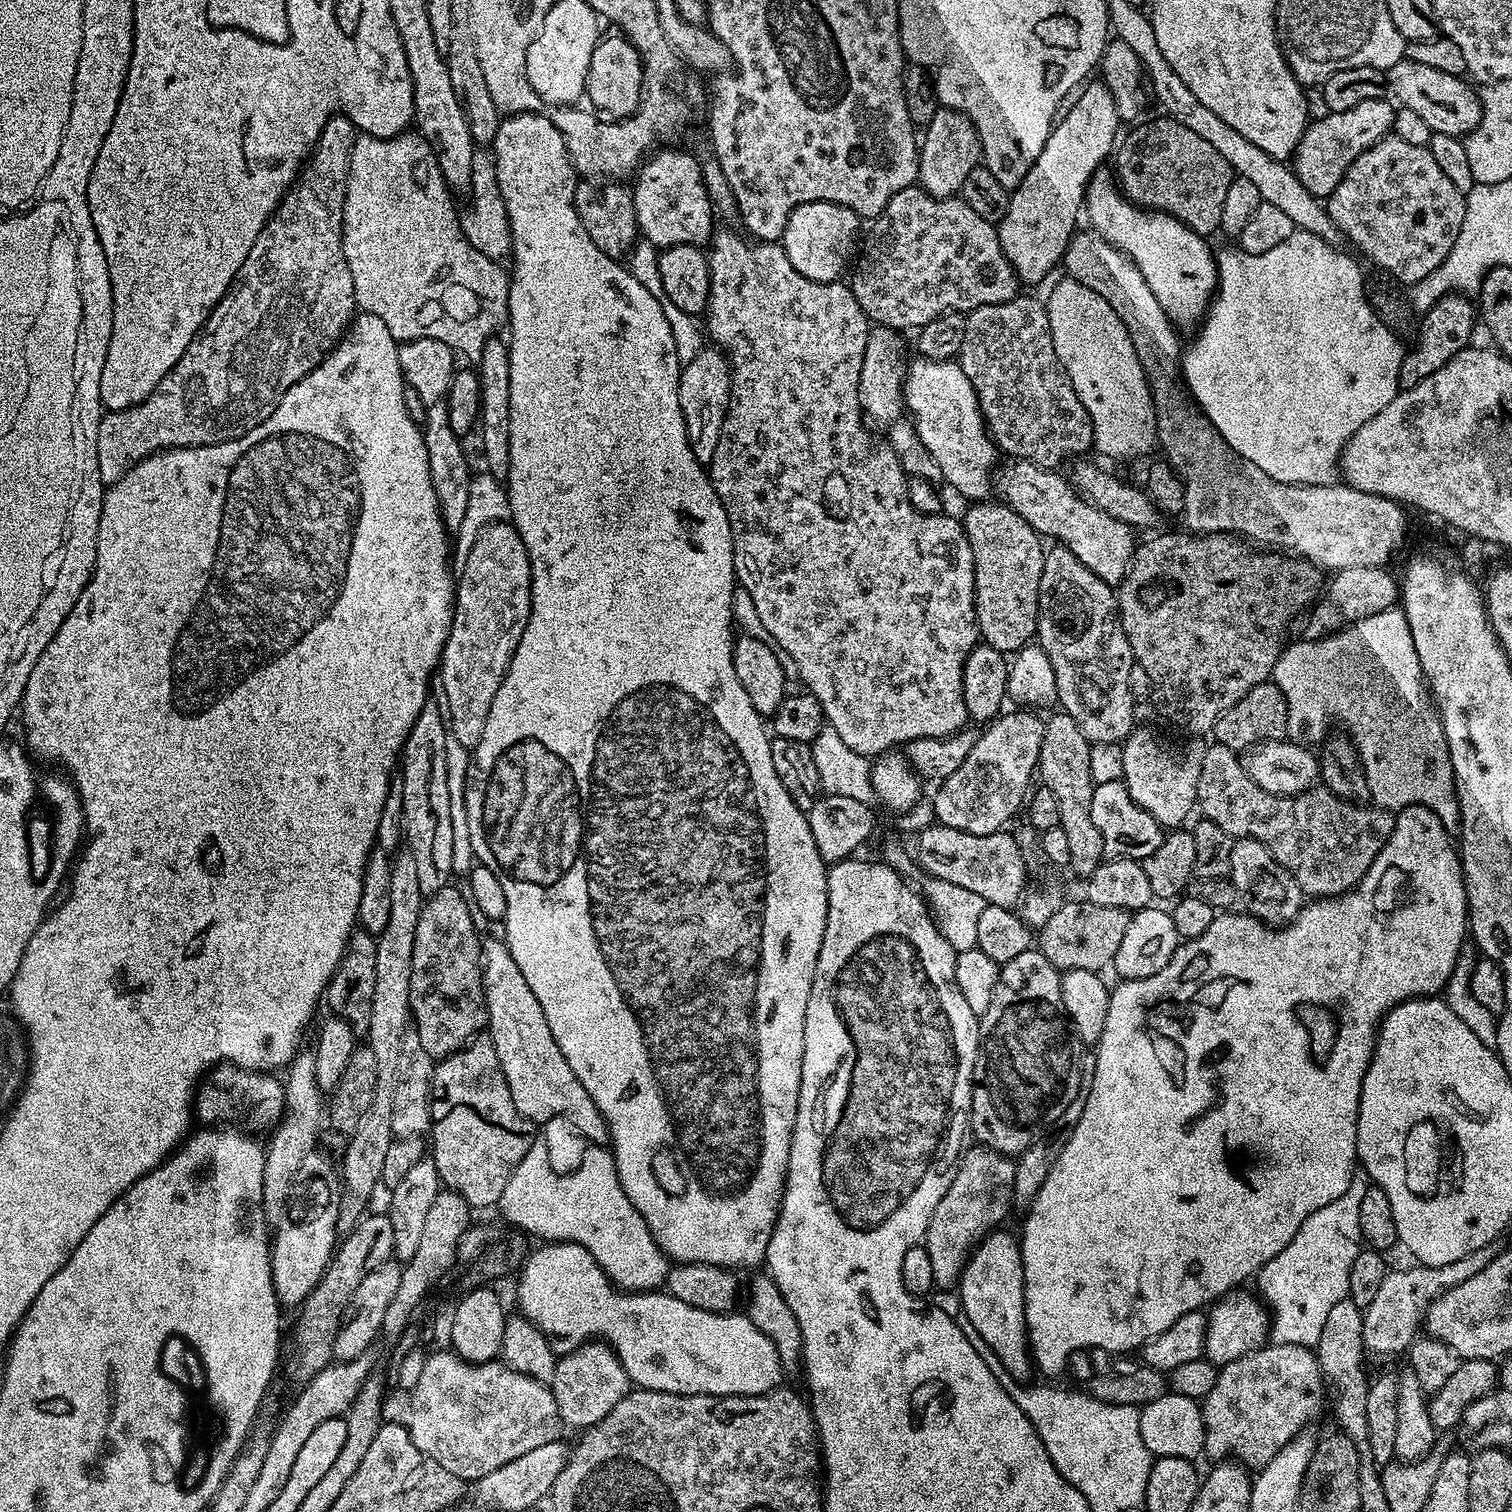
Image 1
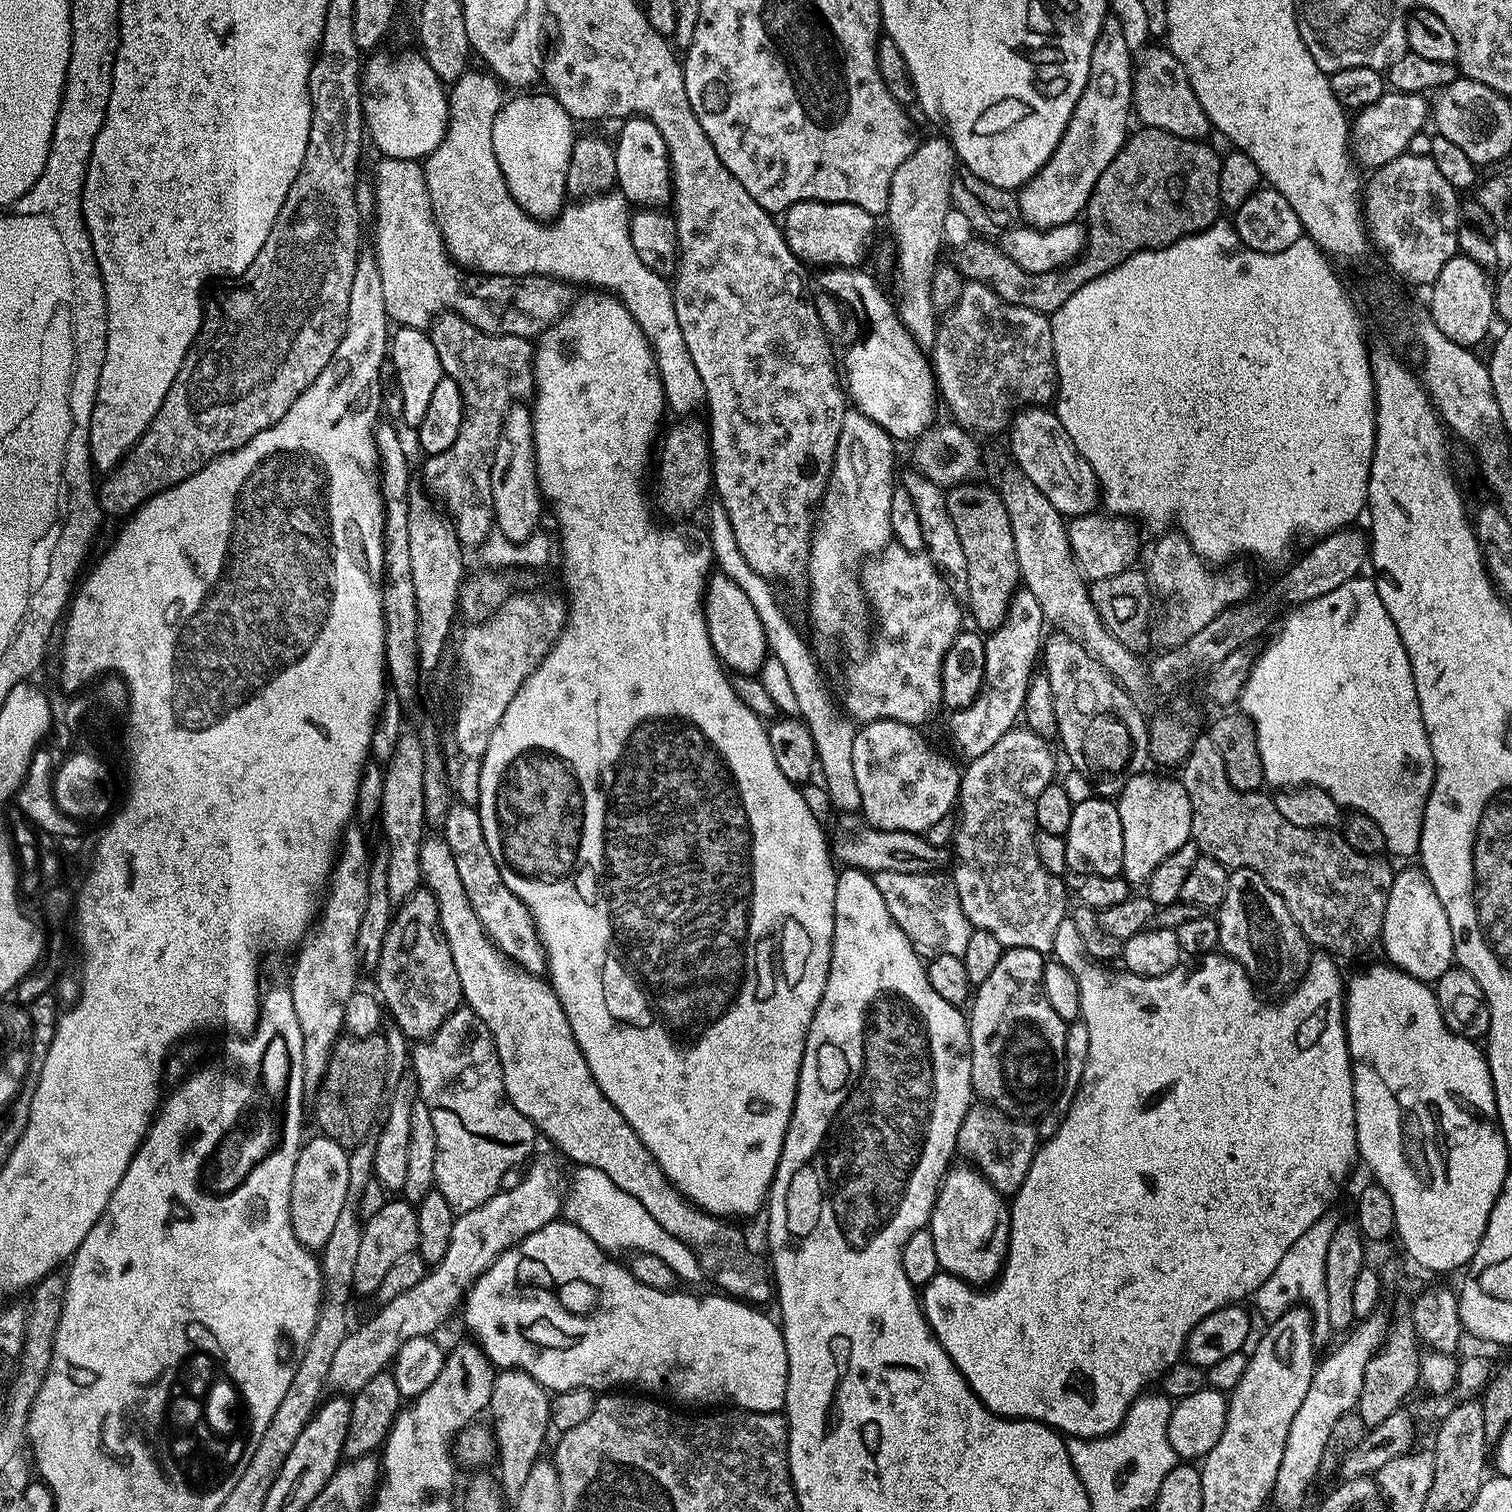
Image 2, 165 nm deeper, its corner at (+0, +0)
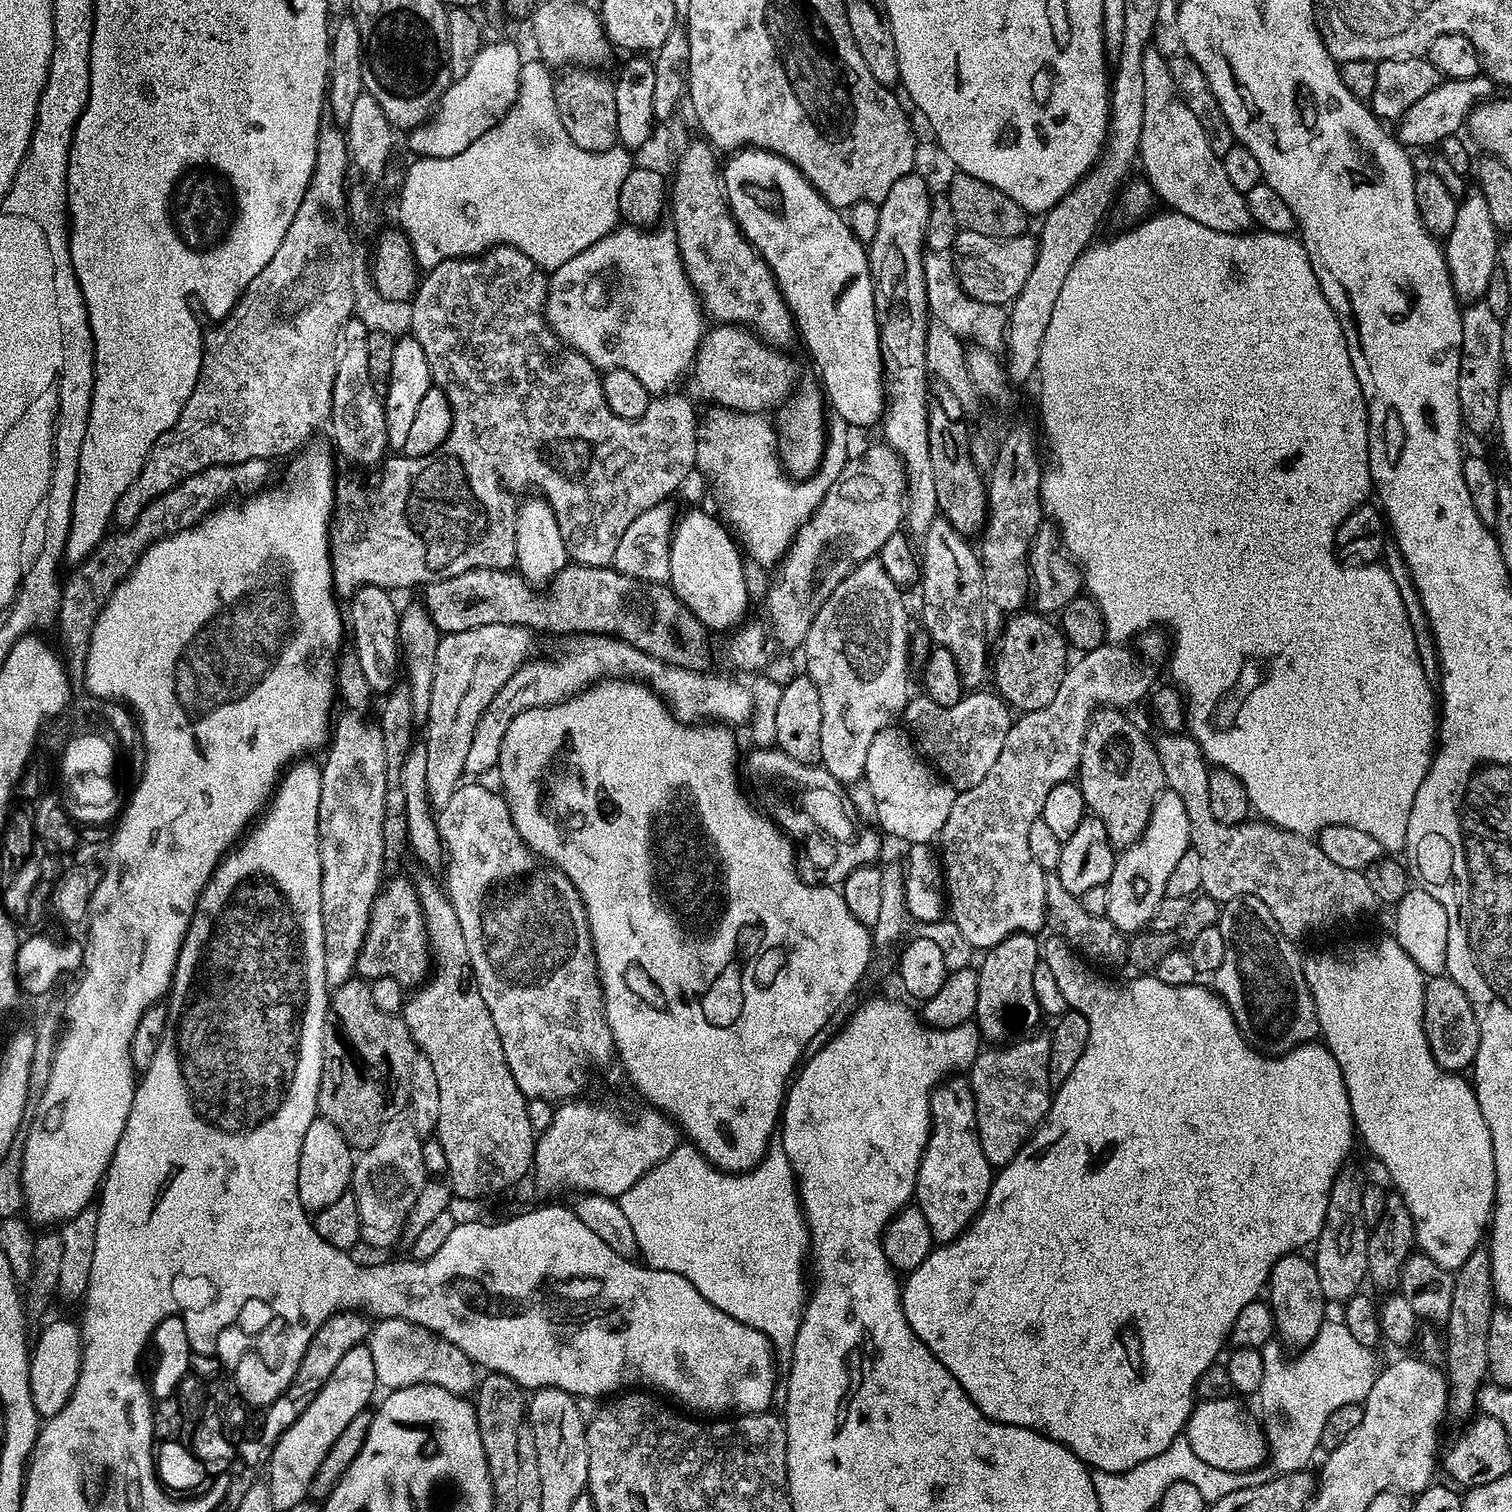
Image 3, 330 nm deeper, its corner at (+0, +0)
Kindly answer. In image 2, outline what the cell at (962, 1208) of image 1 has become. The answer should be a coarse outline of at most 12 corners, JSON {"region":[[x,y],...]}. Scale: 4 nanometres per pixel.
{"region":[[983,1102],[956,1147],[1001,1196],[1026,1182],[1038,1139],[1031,1123]]}

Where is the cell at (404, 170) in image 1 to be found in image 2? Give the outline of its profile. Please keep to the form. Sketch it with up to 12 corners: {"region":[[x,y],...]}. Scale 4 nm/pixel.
{"region":[[423,167],[376,168],[389,321],[451,310],[536,338],[568,311],[551,276],[486,276],[448,255]]}

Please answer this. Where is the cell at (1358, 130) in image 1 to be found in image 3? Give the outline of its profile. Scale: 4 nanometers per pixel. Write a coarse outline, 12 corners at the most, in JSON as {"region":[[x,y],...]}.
{"region":[[1486,74],[1441,79],[1400,116],[1400,143],[1436,146],[1493,95]]}

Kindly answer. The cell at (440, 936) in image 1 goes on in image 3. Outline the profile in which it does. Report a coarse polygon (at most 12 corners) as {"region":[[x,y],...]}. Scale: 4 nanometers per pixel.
{"region":[[415,883],[374,898],[356,972],[420,986],[430,972]]}

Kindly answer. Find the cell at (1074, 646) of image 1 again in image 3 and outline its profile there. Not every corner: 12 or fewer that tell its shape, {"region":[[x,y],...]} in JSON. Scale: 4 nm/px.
{"region":[[1097,707],[1078,769],[1085,809],[1129,848],[1166,788],[1155,743]]}

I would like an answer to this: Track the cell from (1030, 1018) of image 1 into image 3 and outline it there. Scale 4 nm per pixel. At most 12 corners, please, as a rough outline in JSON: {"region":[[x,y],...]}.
{"region":[[1015,932],[983,953],[974,1023],[985,1041],[1042,1020],[1042,944]]}

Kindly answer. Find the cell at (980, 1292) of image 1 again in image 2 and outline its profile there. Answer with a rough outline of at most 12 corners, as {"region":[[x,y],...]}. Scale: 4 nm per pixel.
{"region":[[949,1167],[930,1231],[943,1271],[988,1286],[1008,1259],[1009,1201]]}

